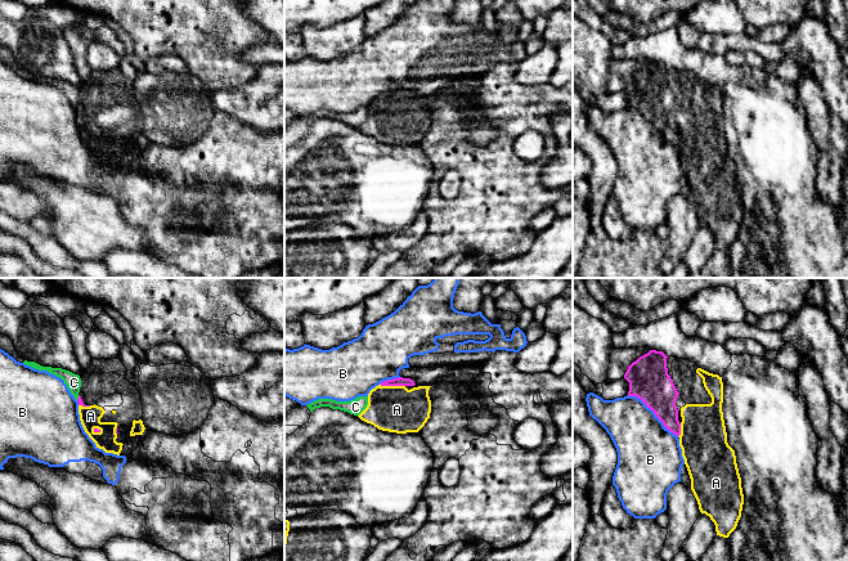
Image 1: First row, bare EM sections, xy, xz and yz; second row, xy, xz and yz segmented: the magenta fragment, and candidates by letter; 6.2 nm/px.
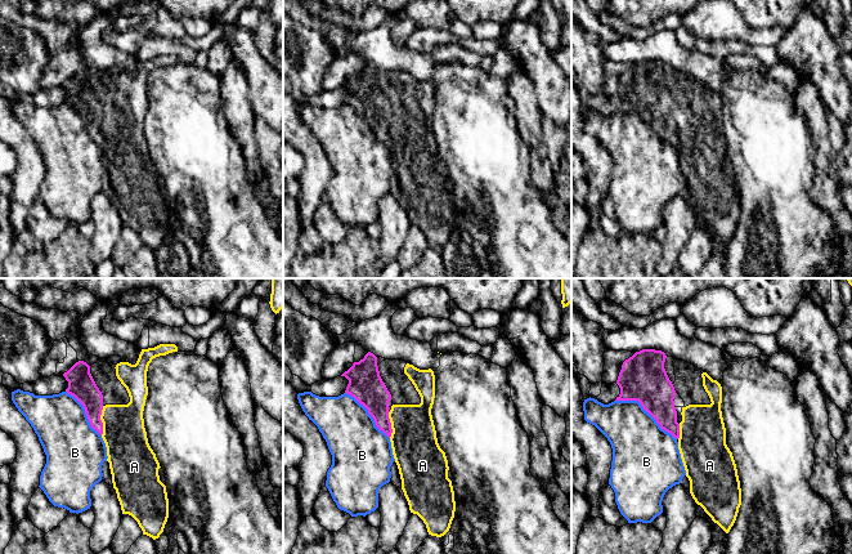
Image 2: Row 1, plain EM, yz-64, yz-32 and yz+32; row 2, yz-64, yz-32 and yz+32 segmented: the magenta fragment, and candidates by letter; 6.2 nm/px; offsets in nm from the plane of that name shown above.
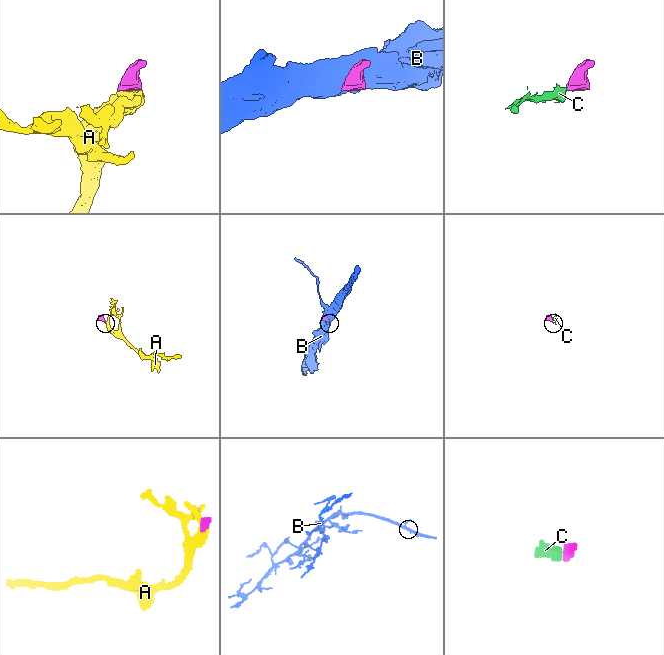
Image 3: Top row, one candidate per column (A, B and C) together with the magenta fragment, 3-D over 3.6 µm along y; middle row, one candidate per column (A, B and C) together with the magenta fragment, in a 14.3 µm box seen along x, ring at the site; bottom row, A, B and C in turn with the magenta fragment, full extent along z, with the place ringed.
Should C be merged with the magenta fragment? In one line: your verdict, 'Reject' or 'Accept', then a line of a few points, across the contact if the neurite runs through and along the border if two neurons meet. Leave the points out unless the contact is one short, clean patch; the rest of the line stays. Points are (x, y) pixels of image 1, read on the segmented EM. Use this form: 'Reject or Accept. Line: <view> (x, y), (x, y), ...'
Reject. Line: xy (79, 395), (76, 399)

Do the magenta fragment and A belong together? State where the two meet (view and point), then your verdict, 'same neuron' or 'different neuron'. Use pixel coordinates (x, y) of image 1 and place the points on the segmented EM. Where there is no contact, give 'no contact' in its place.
xz (393, 385) | same neuron

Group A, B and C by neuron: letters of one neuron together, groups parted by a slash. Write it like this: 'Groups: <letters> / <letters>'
Groups: A / B / C

